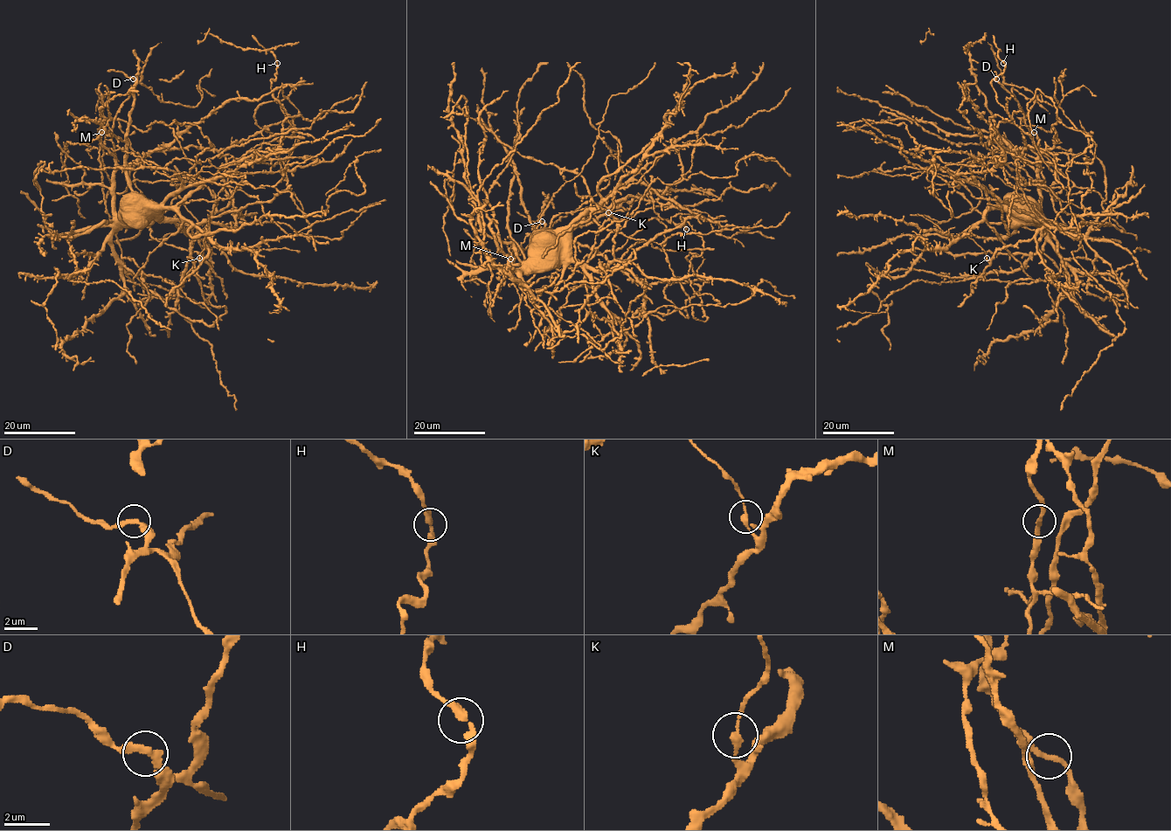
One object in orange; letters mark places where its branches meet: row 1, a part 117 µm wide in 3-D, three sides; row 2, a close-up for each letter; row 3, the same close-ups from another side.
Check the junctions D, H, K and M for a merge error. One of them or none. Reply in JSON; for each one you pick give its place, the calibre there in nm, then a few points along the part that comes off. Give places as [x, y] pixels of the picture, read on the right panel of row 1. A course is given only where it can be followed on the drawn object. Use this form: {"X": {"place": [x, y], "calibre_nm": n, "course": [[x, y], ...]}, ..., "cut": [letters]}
{"K": {"place": [987, 258], "calibre_nm": 240, "course": [[987, 258], [986, 252], [966, 235]]}, "cut": ["K"]}

